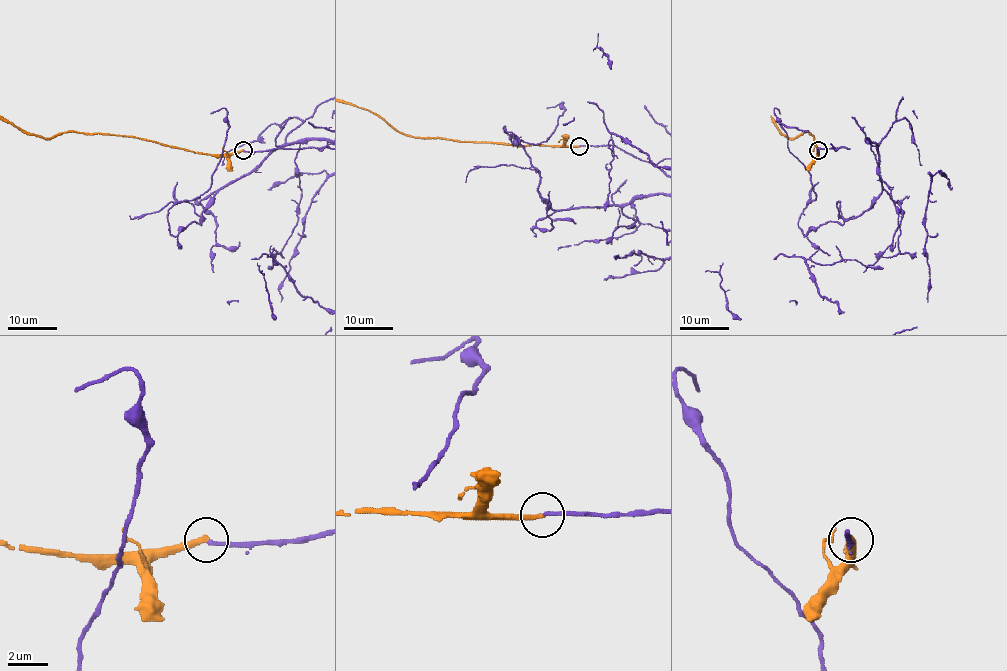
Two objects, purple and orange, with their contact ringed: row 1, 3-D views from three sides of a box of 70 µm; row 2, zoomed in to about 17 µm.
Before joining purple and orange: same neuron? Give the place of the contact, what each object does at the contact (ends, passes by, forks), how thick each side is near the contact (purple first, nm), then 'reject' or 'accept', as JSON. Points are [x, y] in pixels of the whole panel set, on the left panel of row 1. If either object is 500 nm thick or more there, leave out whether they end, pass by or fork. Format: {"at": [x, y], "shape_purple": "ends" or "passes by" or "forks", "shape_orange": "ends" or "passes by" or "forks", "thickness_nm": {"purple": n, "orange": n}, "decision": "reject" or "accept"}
{"at": [243, 150], "shape_purple": "ends", "shape_orange": "ends", "thickness_nm": {"purple": 180, "orange": 280}, "decision": "reject"}

